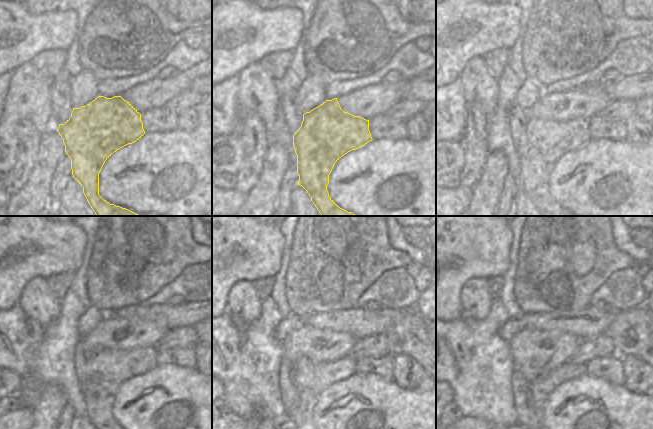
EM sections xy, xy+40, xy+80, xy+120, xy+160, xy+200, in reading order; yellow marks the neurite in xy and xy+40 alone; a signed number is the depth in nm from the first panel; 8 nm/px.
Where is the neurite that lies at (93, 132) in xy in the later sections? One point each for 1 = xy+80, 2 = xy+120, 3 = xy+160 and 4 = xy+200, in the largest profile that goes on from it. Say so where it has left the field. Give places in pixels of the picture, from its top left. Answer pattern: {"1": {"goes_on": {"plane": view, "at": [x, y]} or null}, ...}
{"1": {"goes_on": {"plane": "xy+80", "at": [546, 141]}}, "2": {"goes_on": {"plane": "xy+120", "at": [90, 373]}}, "3": {"goes_on": {"plane": "xy+160", "at": [311, 378]}}, "4": {"goes_on": {"plane": "xy+200", "at": [587, 350]}}}

